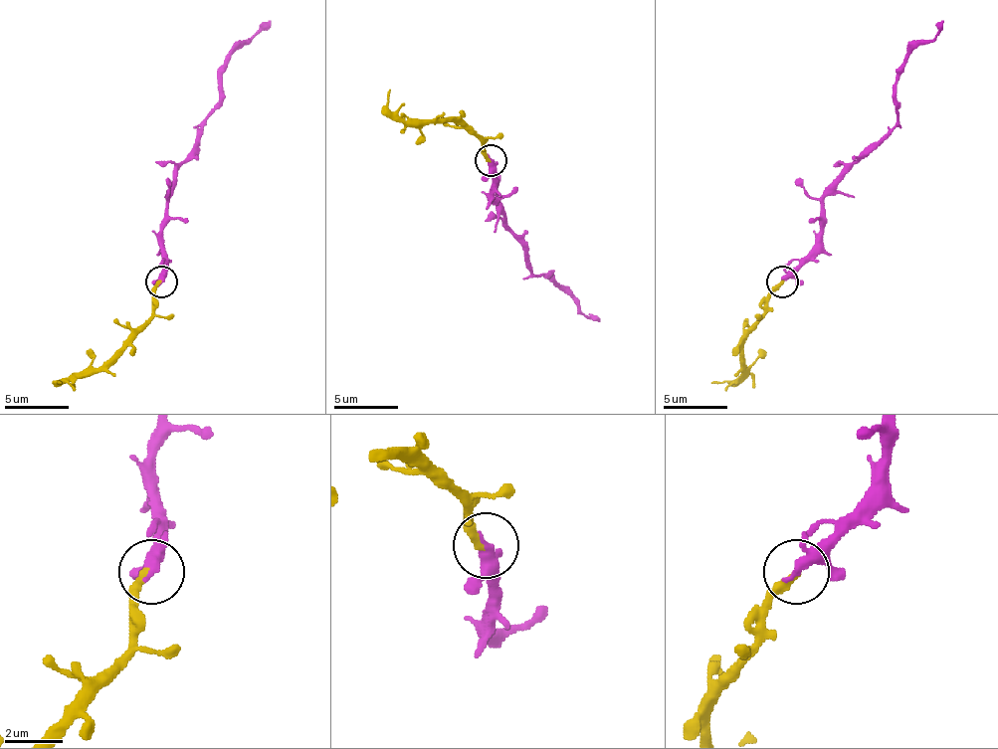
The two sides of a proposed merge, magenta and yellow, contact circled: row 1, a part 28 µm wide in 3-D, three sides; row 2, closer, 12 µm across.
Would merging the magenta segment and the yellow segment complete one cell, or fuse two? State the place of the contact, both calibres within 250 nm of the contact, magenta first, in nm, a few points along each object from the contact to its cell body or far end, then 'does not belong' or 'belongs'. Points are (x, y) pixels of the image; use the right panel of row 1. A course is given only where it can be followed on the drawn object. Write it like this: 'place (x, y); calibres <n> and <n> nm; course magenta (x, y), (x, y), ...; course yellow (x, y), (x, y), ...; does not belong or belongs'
place (782, 281); calibres 240 and 280 nm; course magenta (782, 282), (821, 234), (824, 196), (898, 119), (895, 99), (898, 68), (917, 45), (936, 36), (942, 20); course yellow (782, 282), (770, 295), (766, 314), (744, 343), (744, 372), (728, 382), (712, 382); belongs

